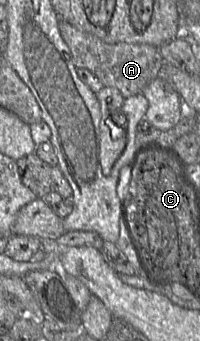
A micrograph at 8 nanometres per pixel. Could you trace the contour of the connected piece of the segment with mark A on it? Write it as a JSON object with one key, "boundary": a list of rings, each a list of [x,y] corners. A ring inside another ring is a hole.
{"boundary":[[[59,21],[60,34],[70,49],[77,68],[91,71],[104,87],[117,89],[124,98],[140,94],[157,77],[163,75],[163,57],[159,48],[149,44],[106,43],[99,37]]]}

